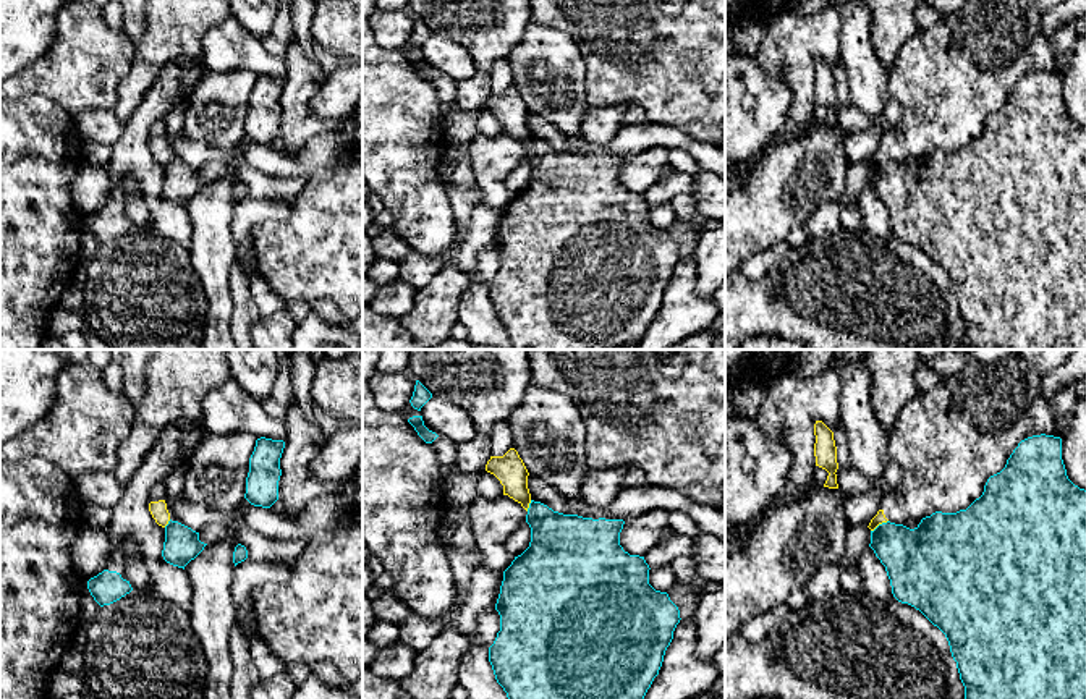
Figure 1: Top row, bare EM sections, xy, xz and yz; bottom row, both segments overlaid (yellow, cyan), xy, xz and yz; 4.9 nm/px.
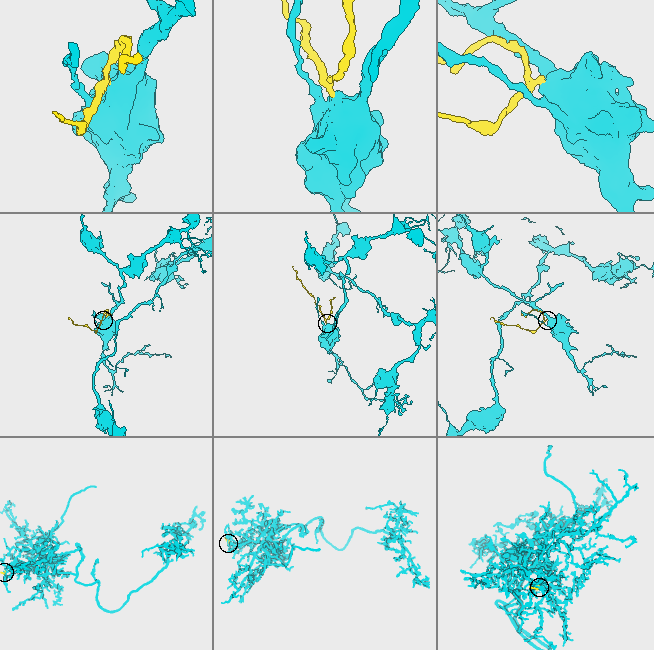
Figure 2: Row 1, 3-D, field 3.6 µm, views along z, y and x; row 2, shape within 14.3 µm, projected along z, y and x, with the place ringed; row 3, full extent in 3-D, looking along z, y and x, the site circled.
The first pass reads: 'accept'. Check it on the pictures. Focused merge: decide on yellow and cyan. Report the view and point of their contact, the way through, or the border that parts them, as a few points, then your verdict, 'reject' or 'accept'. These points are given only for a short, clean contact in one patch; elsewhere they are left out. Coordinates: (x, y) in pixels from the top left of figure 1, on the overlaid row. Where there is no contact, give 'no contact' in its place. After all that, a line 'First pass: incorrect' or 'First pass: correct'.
contact yz (879, 523); border yz (887, 520), (871, 531); reject
First pass: incorrect

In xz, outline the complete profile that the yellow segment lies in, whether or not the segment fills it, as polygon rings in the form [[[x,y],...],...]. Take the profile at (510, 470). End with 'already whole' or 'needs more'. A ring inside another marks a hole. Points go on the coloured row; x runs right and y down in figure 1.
[[[510,448],[503,456],[490,456],[486,471],[500,481],[503,495],[508,495],[528,511],[531,503],[529,472],[515,448]]]; already whole

